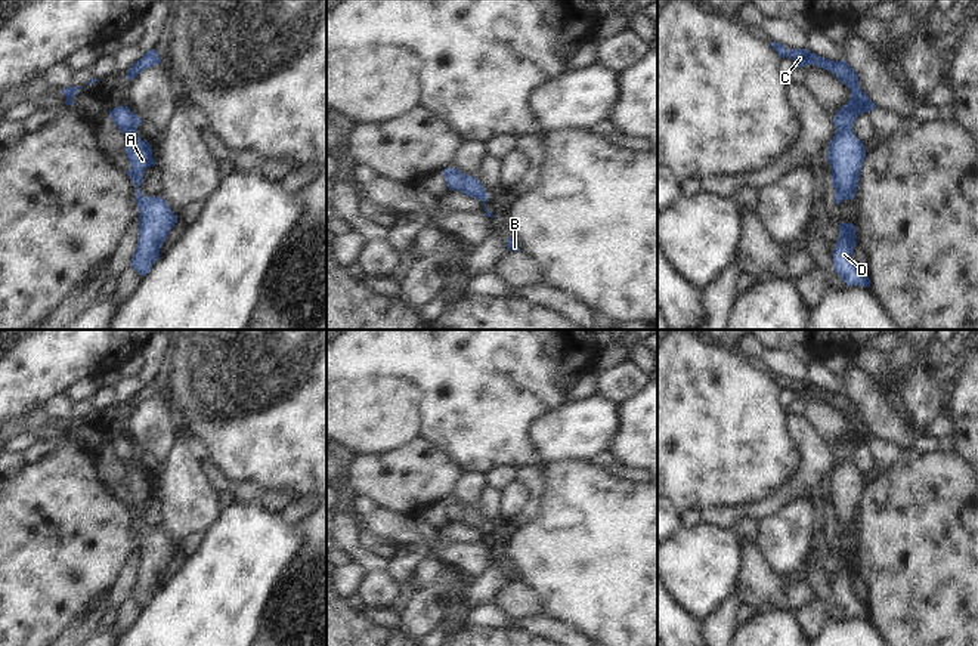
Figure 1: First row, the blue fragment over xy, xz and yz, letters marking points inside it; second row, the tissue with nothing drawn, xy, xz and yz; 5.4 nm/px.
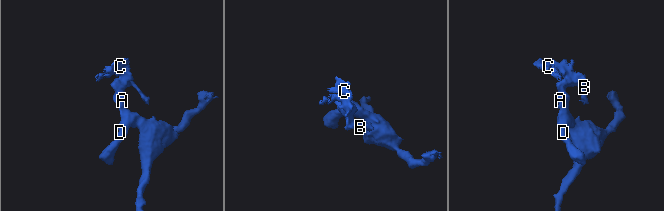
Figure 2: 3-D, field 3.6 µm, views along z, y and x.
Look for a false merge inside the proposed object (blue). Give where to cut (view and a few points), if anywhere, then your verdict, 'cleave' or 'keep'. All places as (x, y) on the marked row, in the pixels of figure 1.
cut in yz along (836, 127), (851, 132); cleave

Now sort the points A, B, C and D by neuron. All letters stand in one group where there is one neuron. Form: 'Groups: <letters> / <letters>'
Groups: A D / B C.

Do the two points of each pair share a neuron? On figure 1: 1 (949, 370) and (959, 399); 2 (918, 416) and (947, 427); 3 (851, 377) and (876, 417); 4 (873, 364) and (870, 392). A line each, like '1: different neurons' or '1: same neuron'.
1: same neuron
2: different neurons
3: same neuron
4: different neurons

